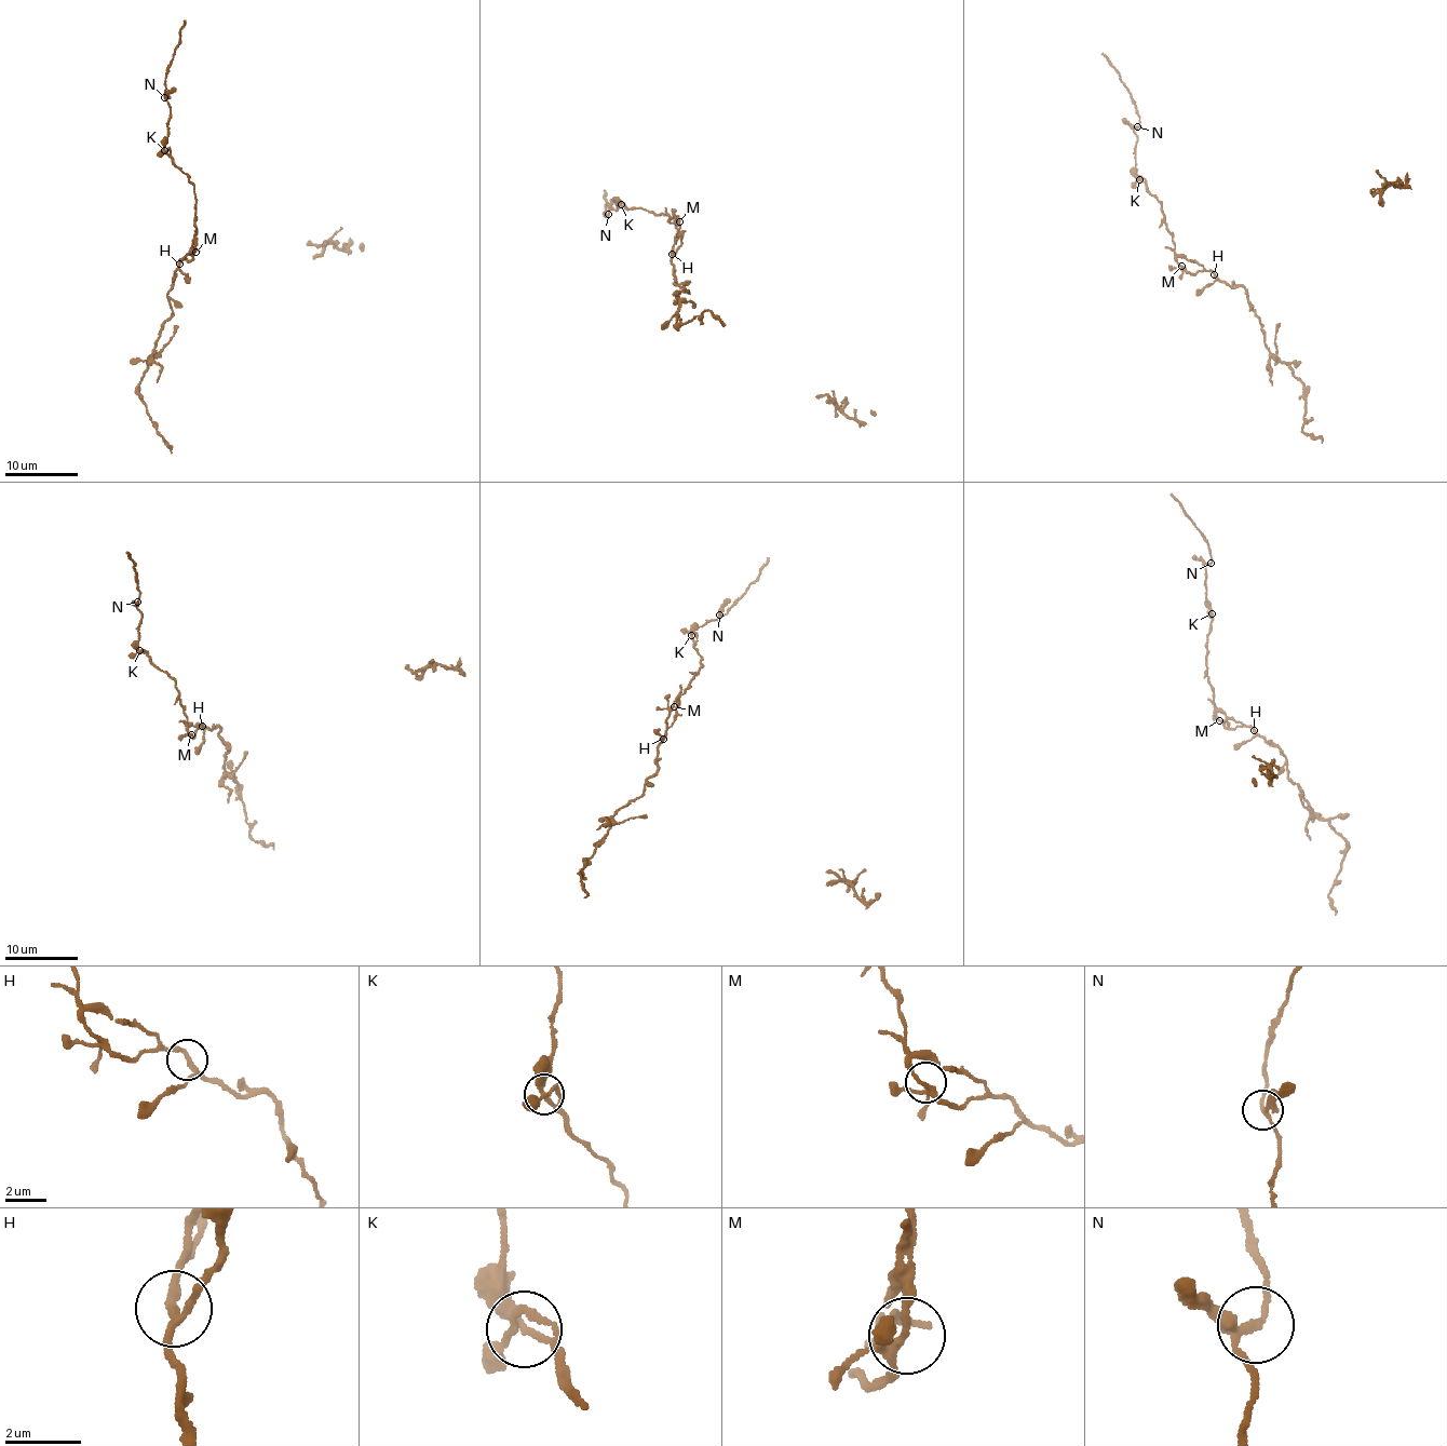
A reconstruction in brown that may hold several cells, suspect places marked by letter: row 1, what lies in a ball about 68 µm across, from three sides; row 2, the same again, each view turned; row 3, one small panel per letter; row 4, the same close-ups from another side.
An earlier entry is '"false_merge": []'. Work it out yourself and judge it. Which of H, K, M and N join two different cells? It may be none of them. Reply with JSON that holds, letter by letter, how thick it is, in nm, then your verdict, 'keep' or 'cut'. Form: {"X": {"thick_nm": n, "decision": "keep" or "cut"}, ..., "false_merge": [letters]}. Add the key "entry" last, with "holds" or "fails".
{"H": {"thick_nm": 200, "decision": "keep"}, "K": {"thick_nm": 220, "decision": "keep"}, "M": {"thick_nm": 200, "decision": "keep"}, "N": {"thick_nm": 160, "decision": "keep"}, "false_merge": [], "entry": "holds"}

